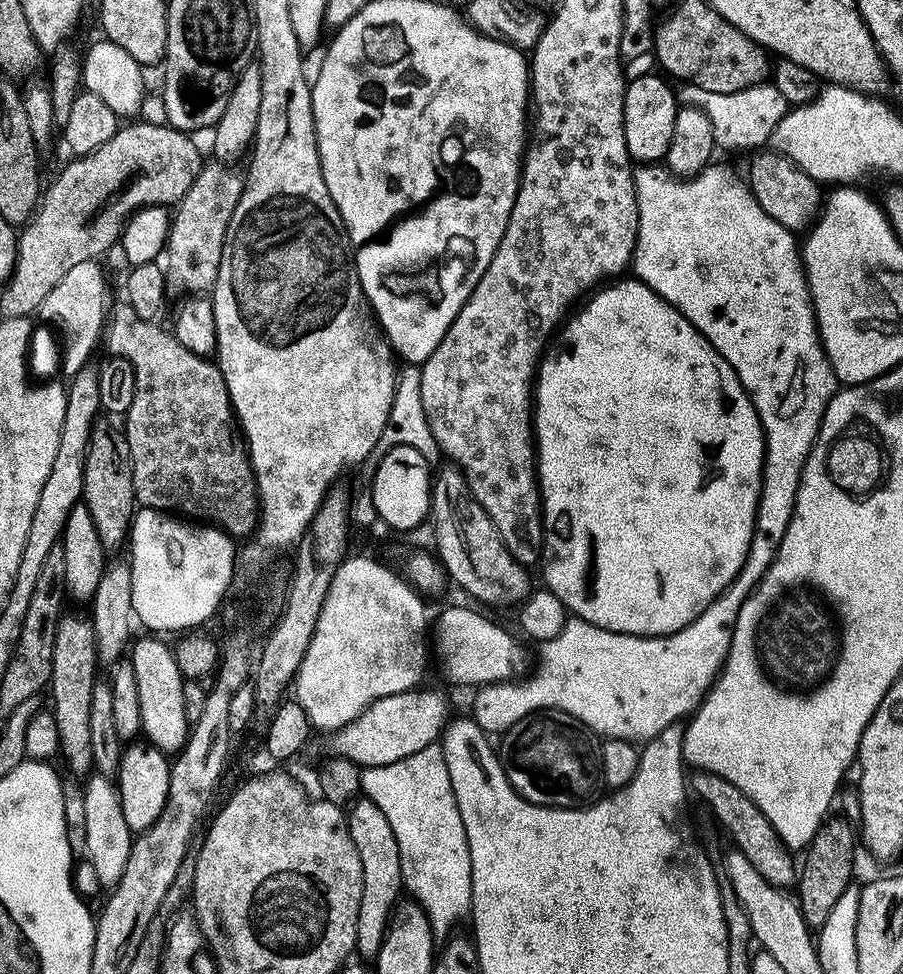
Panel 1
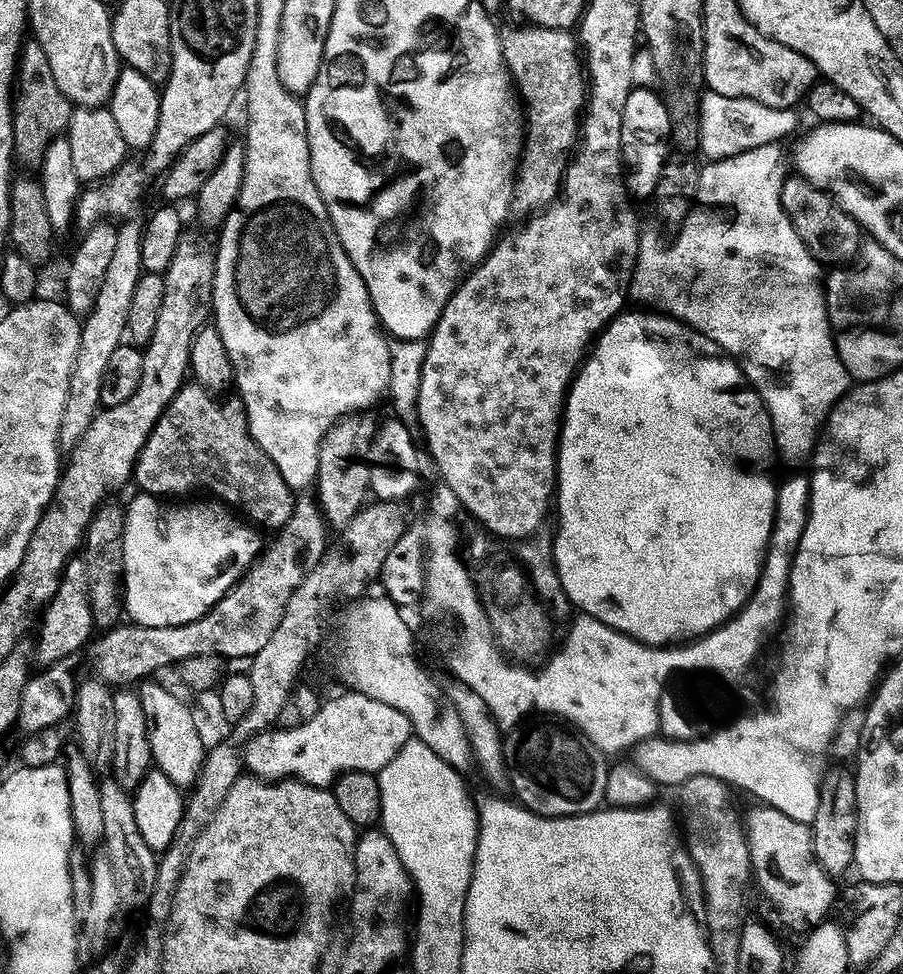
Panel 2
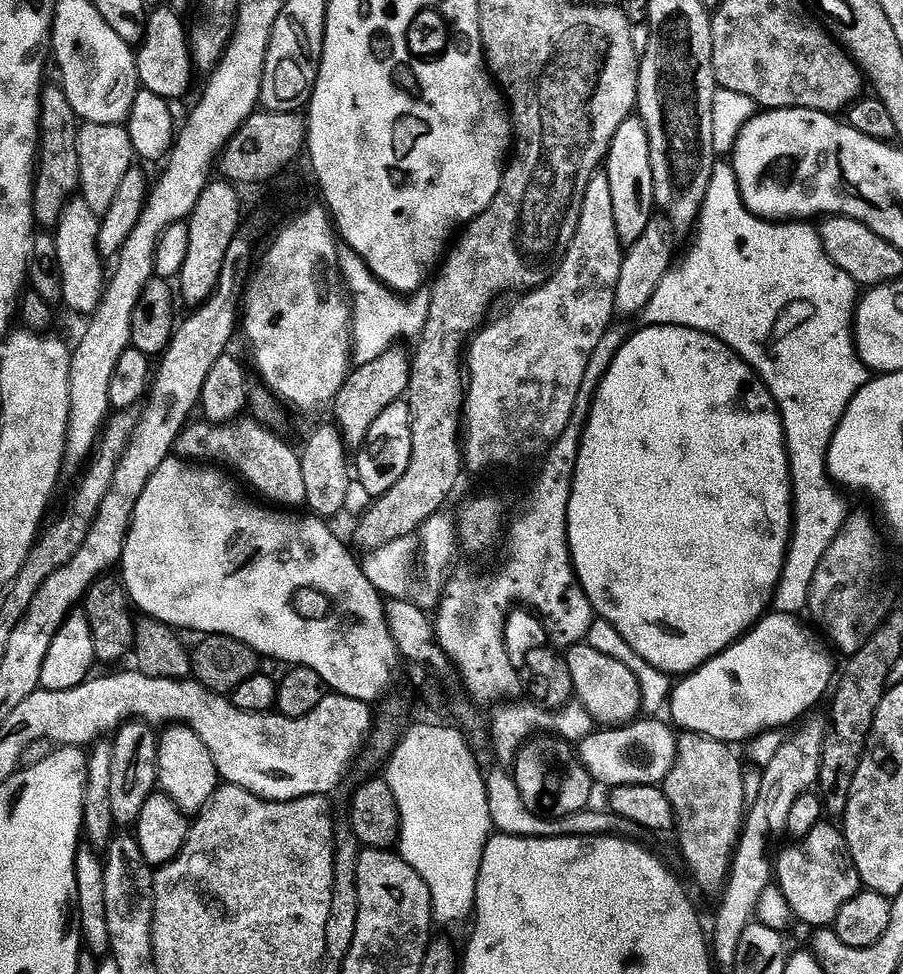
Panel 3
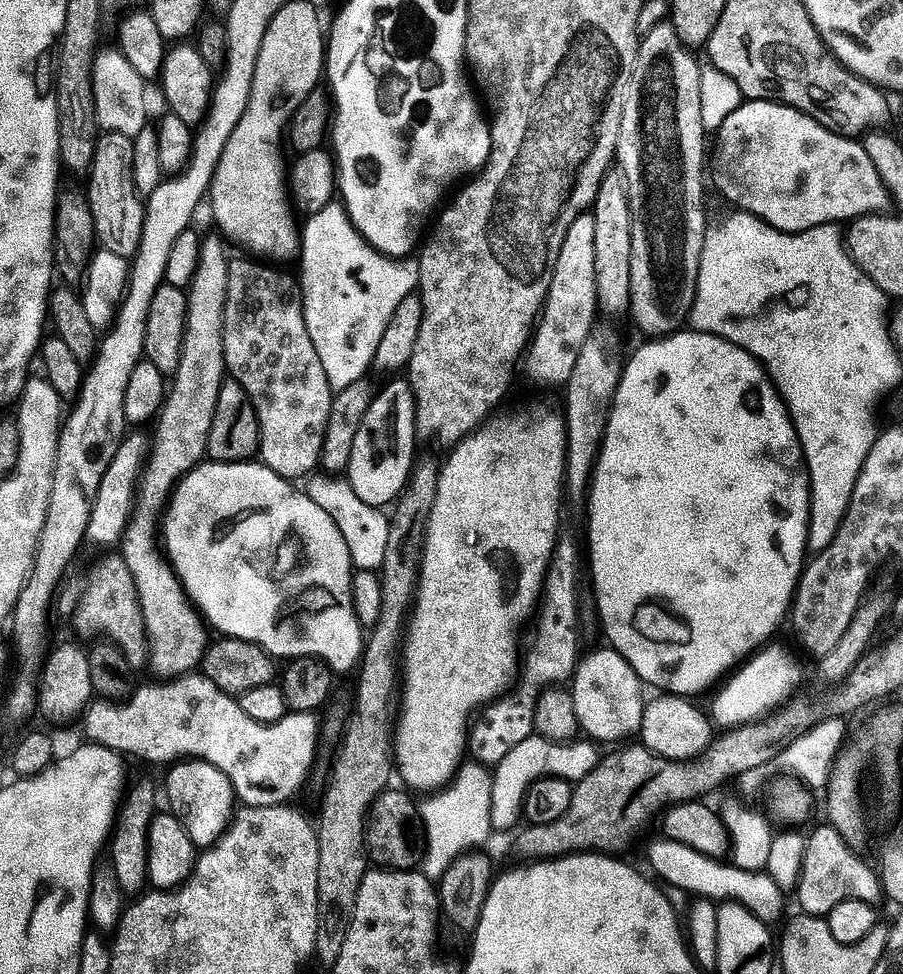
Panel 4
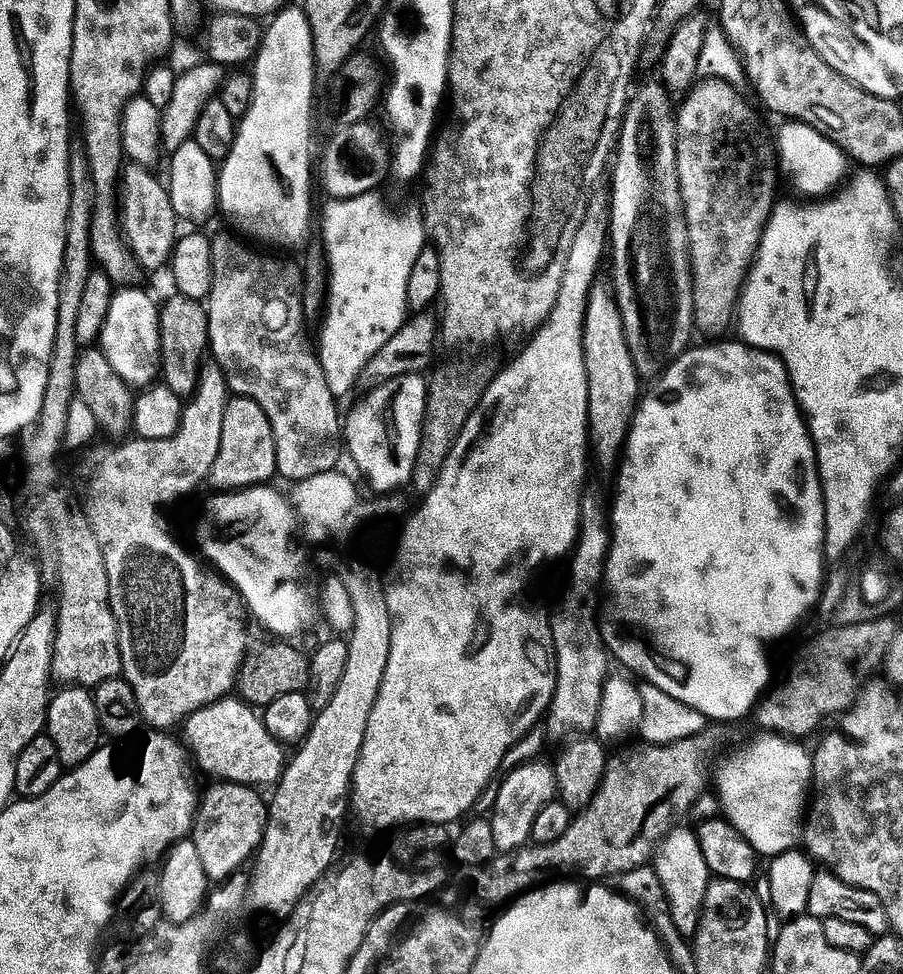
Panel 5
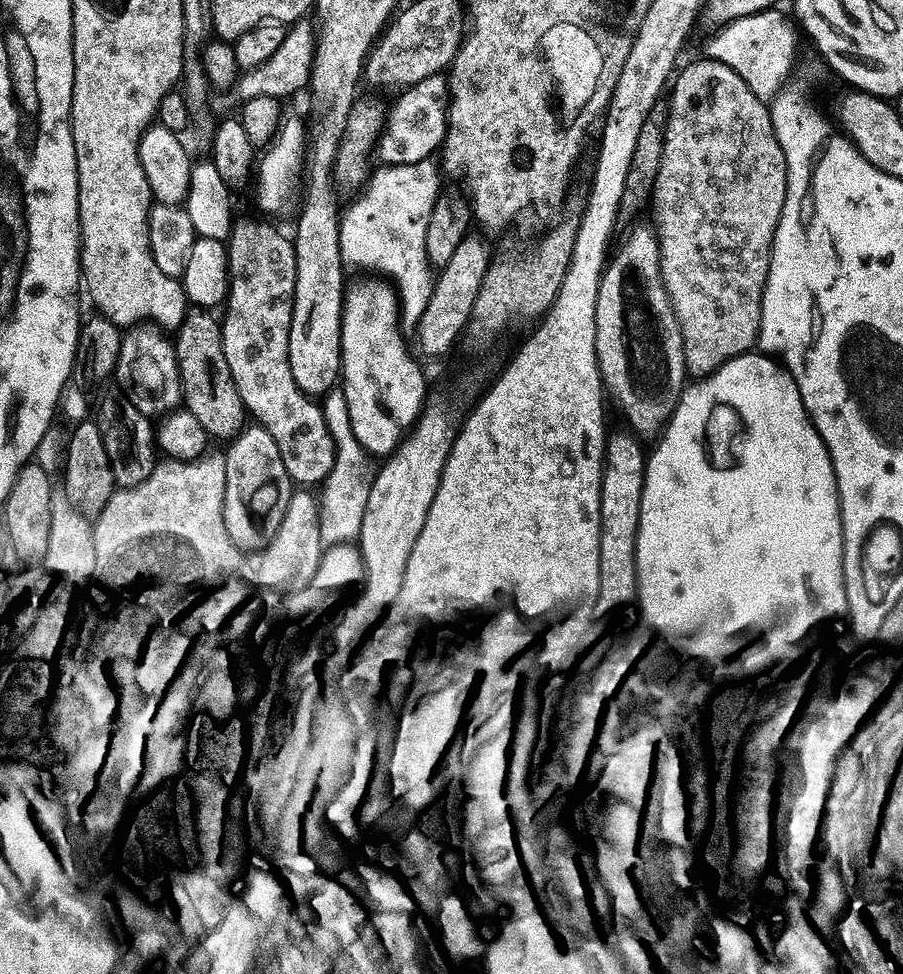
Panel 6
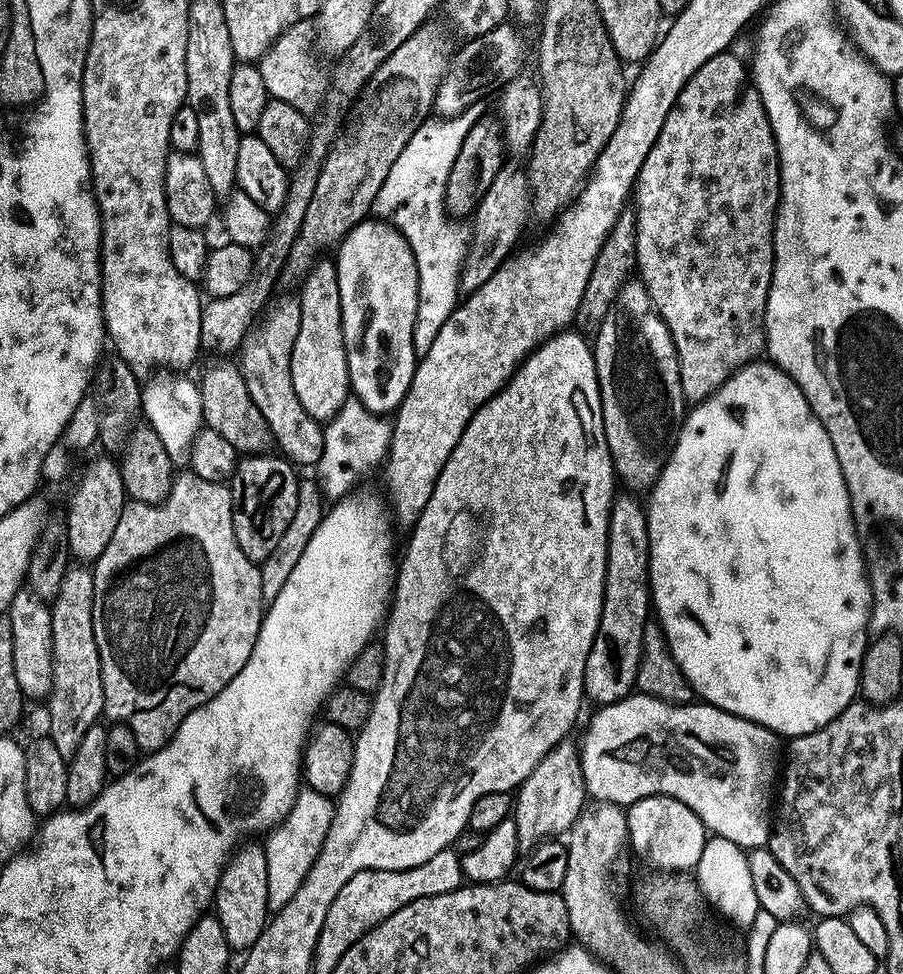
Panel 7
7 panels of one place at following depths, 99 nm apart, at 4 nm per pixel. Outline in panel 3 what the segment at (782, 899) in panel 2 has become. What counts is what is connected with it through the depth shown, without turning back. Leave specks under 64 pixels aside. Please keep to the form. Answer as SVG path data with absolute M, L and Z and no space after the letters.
M816 824L805 837L794 843L777 855L774 876L791 906L793 917L818 928L823 925L822 920L835 921L838 910L857 896L862 890L861 878L848 854L843 831L837 825Z

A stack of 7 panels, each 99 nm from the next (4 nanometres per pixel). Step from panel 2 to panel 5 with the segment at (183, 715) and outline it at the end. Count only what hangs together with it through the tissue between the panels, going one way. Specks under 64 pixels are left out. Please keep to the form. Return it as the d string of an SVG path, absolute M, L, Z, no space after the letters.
M213 783L208 793L201 795L196 809L196 822L190 838L202 858L202 870L206 870L209 881L228 882L237 875L244 863L256 856L264 841L268 825L268 804L259 796L255 787L247 784Z

